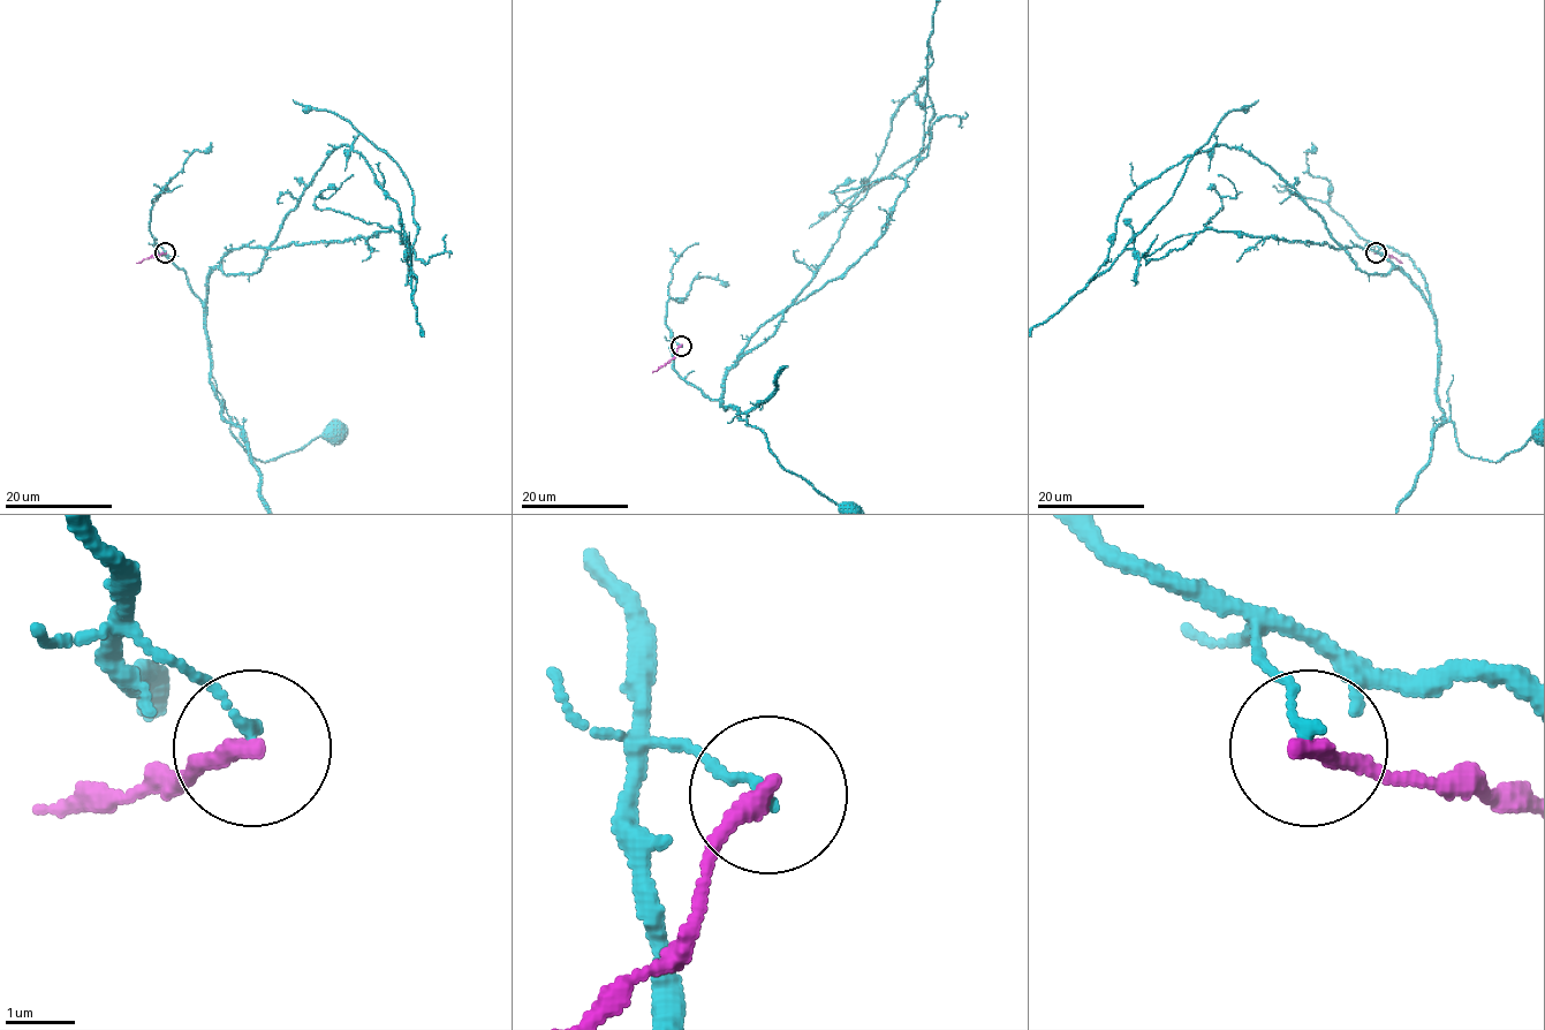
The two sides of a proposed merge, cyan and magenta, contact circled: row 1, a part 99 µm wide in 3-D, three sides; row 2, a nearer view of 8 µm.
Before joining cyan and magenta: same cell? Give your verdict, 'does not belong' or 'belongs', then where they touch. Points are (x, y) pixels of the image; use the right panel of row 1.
does not belong; place (1376, 252)

